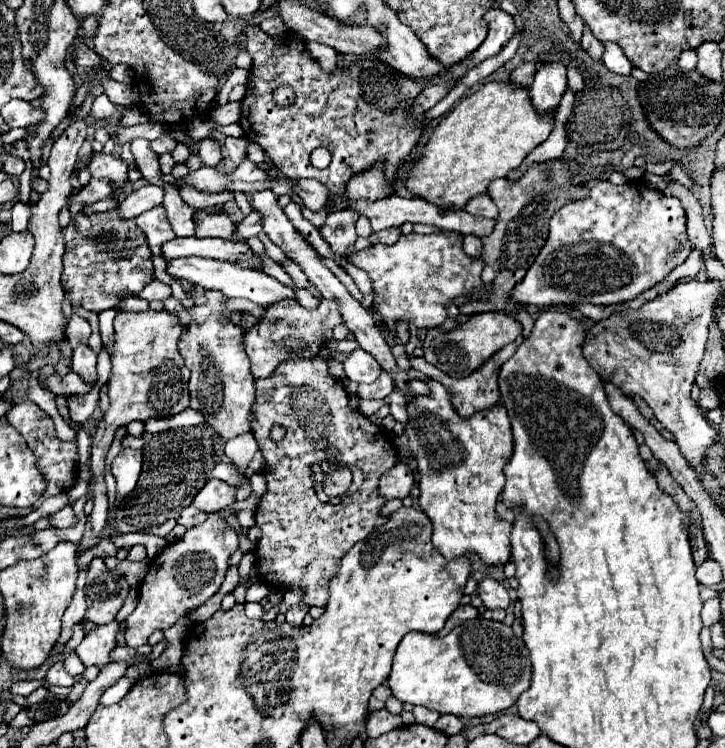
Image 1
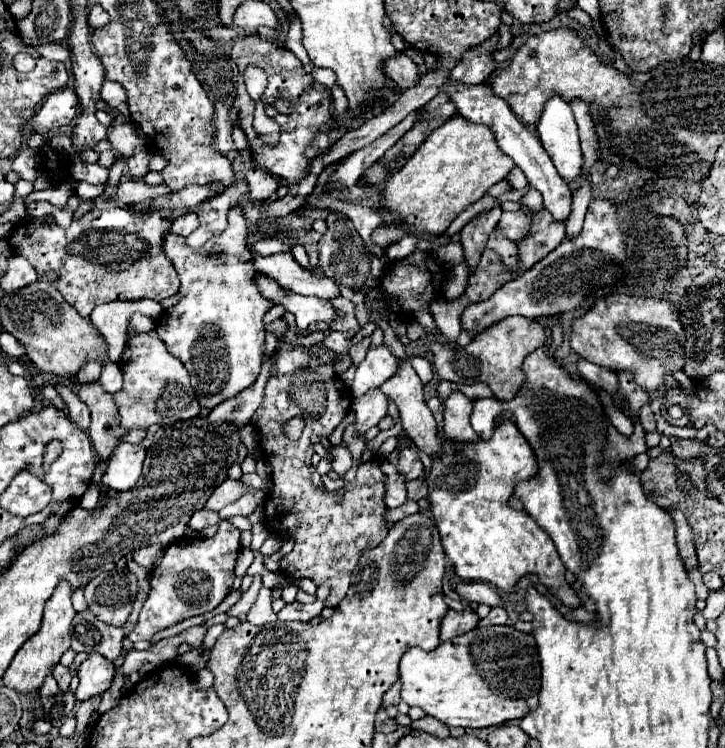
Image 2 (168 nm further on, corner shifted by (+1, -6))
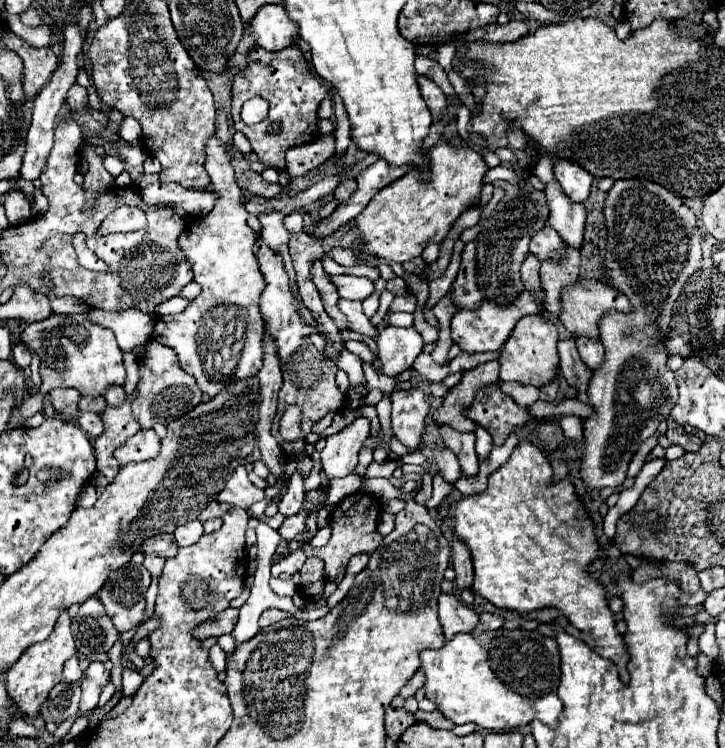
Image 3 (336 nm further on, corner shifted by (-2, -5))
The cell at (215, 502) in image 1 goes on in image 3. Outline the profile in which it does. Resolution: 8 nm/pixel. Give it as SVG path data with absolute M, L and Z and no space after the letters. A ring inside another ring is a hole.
M237 466L237 470L233 472L233 476L229 478L229 482L225 484L225 488L221 490L221 494L217 496L219 502L227 502L231 506L239 506L249 510L253 502L263 500L263 490L255 488L251 484L251 480L247 478L247 470L245 466Z

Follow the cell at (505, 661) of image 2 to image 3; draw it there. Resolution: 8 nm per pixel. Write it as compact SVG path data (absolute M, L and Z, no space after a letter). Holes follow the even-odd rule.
M513 630L513 632L489 632L489 634L457 634L441 650L421 652L421 670L425 672L427 698L437 704L437 710L455 724L473 722L491 732L507 732L541 720L547 726L555 726L563 710L563 702L557 698L557 686L561 680L561 660L557 642L543 636L539 630Z

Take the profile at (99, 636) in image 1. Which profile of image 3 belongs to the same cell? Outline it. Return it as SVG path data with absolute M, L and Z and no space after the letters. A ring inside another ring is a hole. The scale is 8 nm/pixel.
M91 662L89 668L85 670L85 676L81 680L81 702L79 702L79 712L91 712L97 708L101 688L109 682L109 674L103 668L101 662Z

